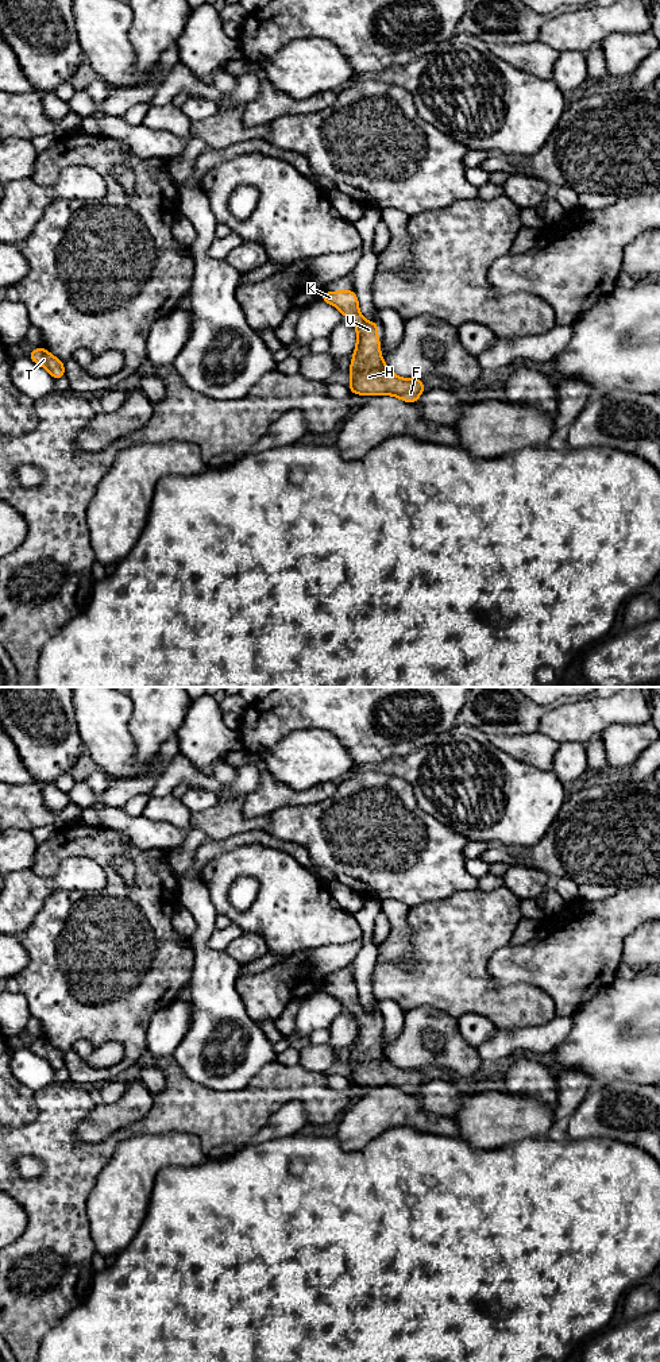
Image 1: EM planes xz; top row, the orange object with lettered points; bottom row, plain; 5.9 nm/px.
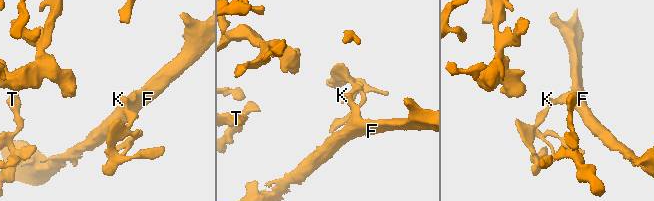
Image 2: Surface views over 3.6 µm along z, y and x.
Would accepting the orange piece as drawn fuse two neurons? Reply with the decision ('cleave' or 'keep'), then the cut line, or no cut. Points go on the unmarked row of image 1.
keep; cut none

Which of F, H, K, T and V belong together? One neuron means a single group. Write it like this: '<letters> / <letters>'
F H K T V

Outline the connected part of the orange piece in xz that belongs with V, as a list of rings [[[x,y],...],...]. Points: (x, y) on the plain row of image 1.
[[[354,981],[325,983],[320,991],[336,998],[356,1019],[356,1038],[348,1060],[351,1085],[394,1087],[416,1095],[425,1083],[421,1070],[397,1068],[386,1057],[381,1046],[378,1015],[362,1007],[356,984]]]

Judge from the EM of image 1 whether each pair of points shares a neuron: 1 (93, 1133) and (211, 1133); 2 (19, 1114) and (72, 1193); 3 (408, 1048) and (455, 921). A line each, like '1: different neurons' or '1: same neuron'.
1: different neurons
2: different neurons
3: different neurons

